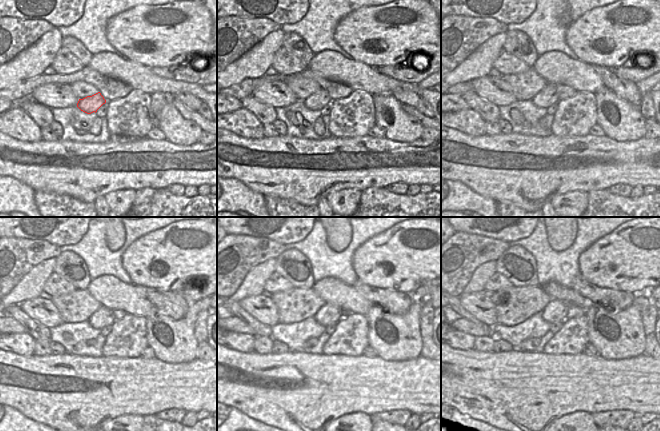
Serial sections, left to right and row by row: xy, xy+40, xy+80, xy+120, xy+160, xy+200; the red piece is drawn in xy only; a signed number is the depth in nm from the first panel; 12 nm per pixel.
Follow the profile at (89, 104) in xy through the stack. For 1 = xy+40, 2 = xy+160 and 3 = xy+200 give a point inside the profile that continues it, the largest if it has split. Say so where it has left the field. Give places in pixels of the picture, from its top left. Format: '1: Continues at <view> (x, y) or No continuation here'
1: Continues at xy+40 (317, 101)
2: Continues at xy+160 (329, 313)
3: Continues at xy+200 (556, 311)

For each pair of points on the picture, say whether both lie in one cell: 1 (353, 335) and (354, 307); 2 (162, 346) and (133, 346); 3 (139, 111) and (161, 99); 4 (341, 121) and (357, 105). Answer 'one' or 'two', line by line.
1: two
2: two
3: two
4: one

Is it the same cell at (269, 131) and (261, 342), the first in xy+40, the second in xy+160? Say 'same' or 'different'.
same

